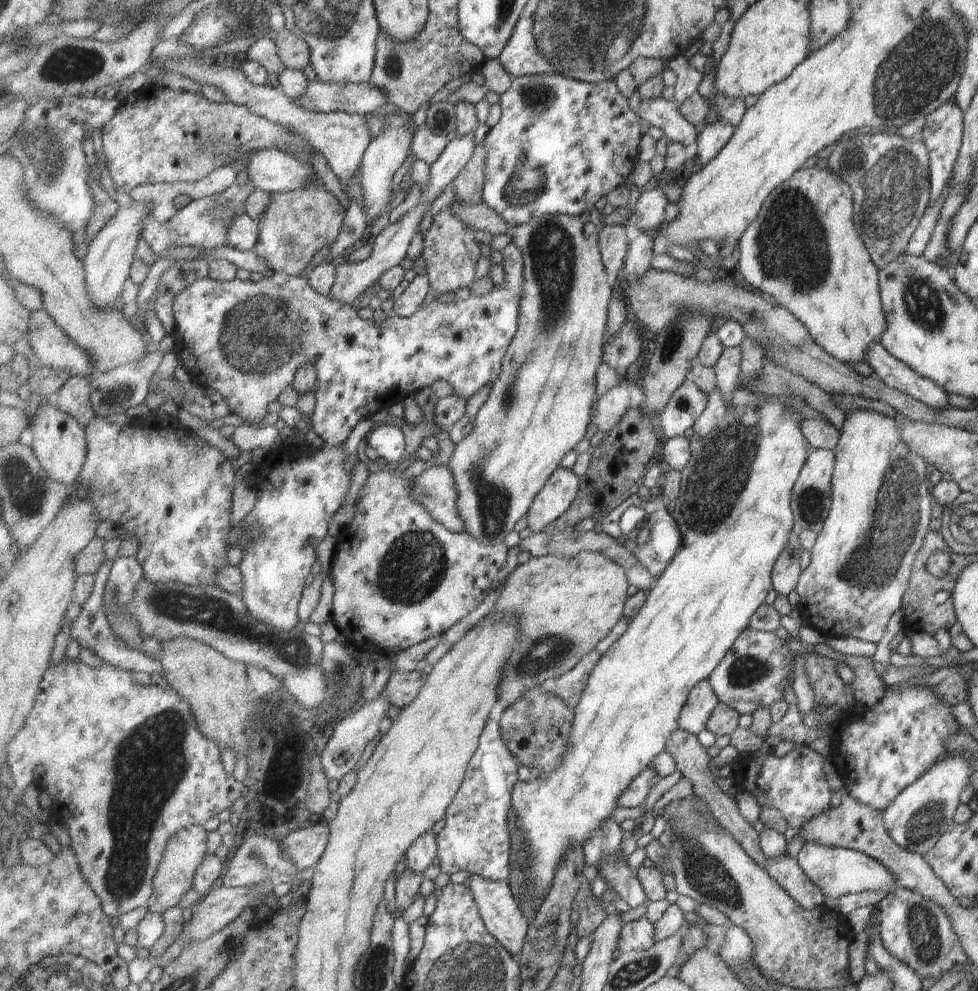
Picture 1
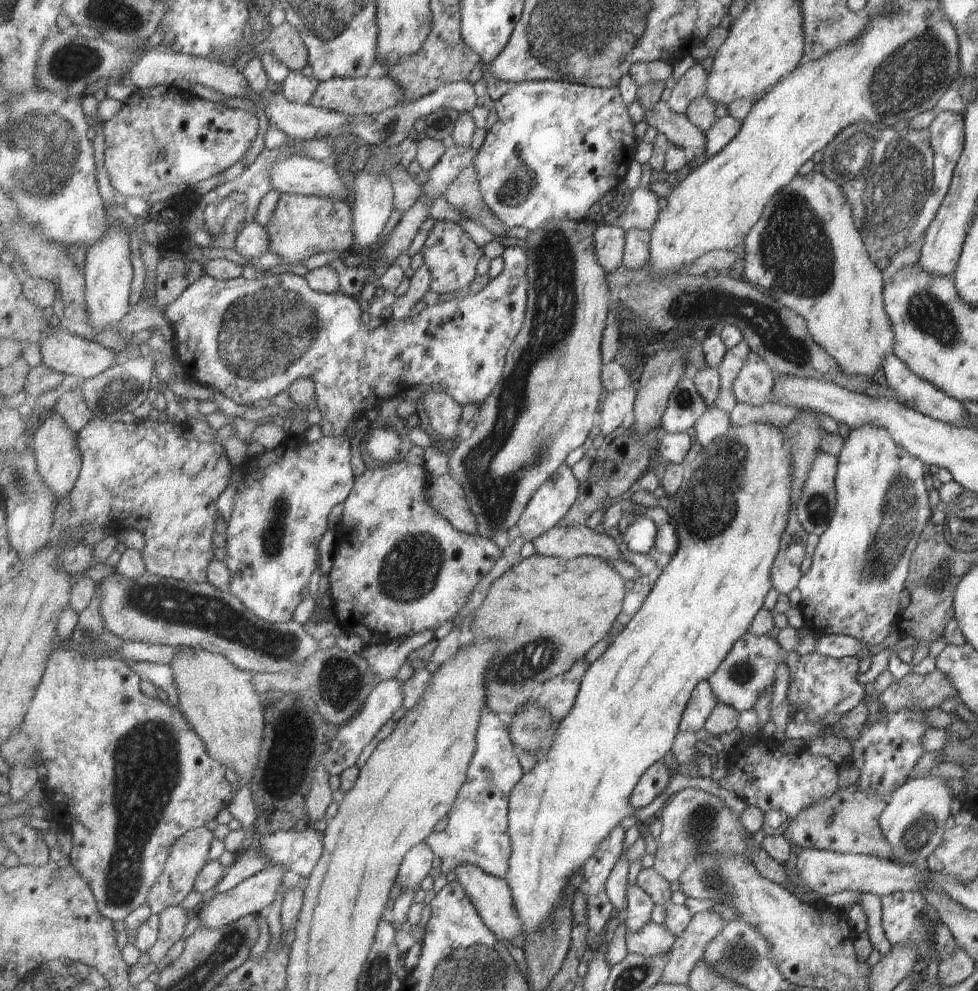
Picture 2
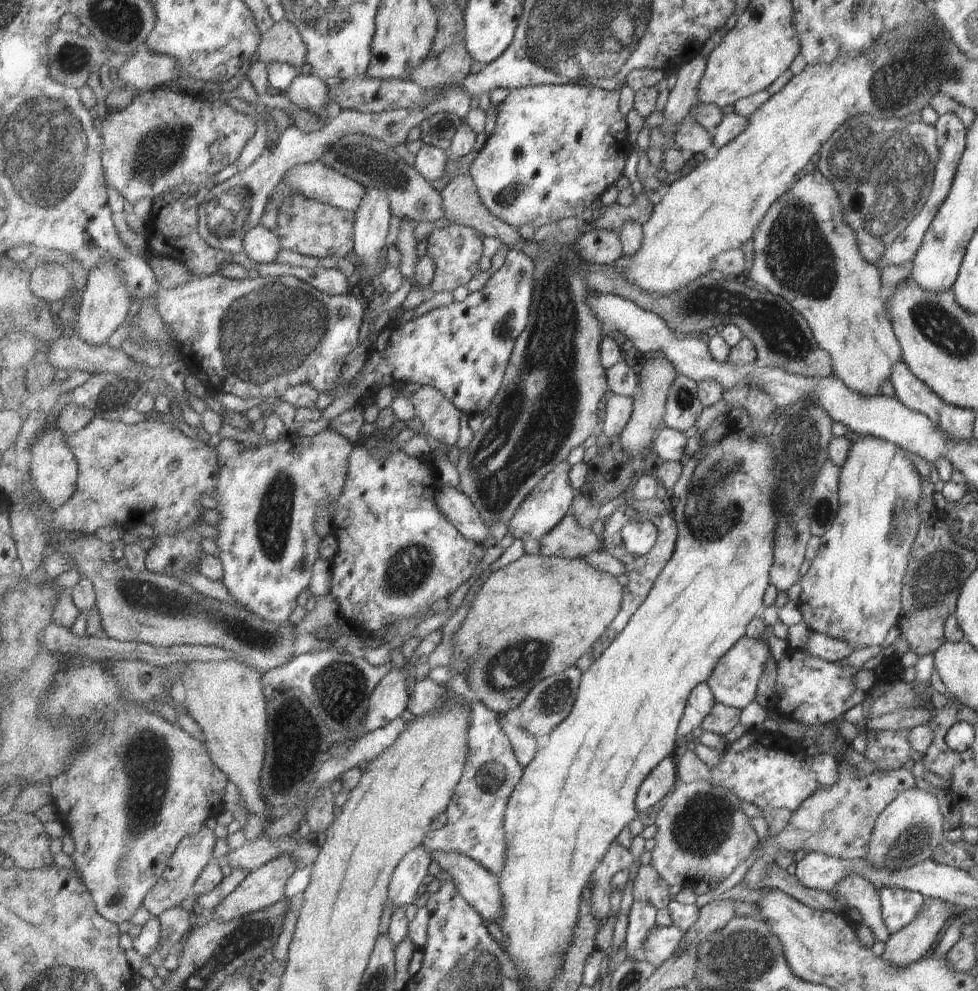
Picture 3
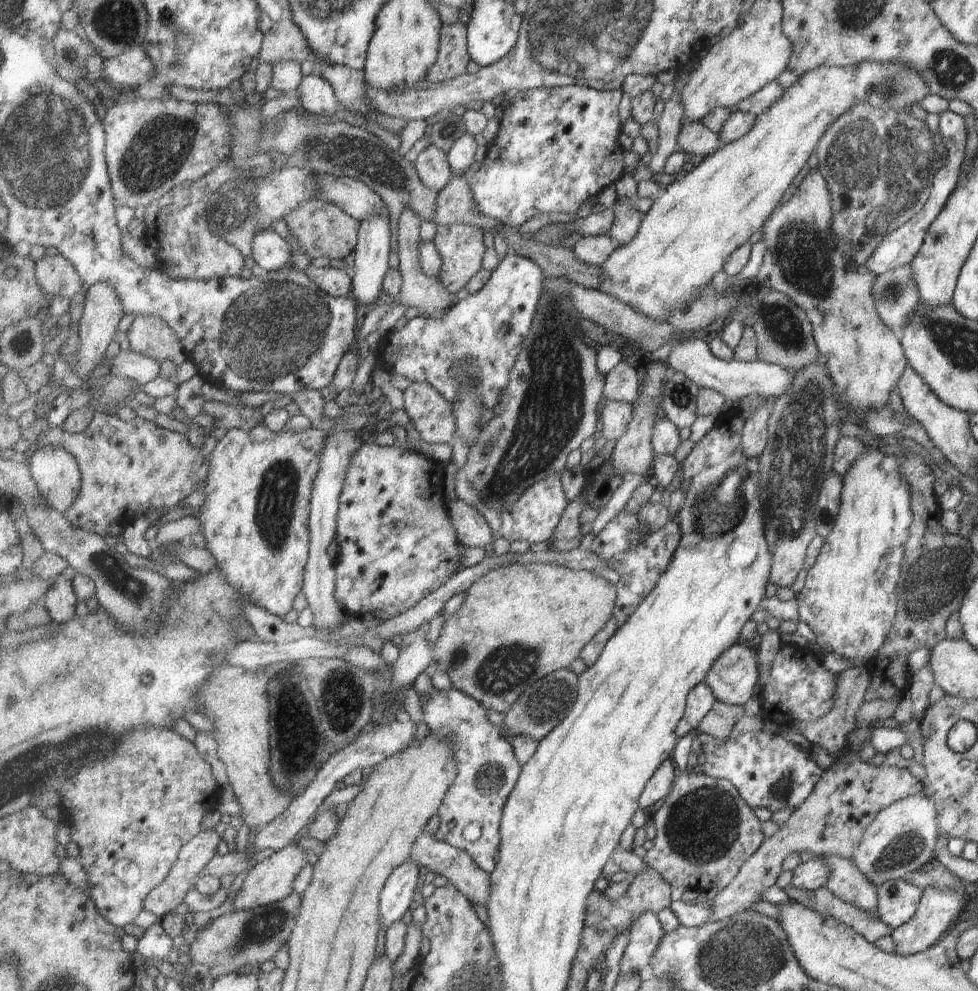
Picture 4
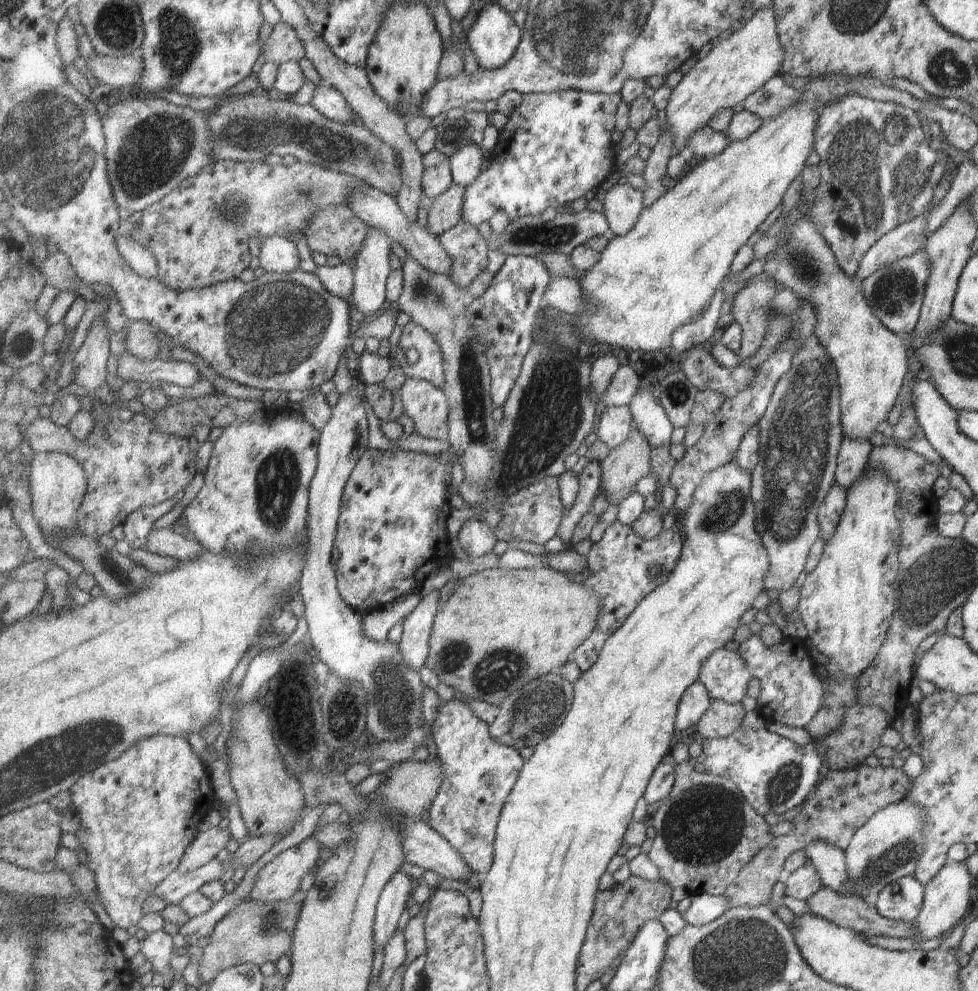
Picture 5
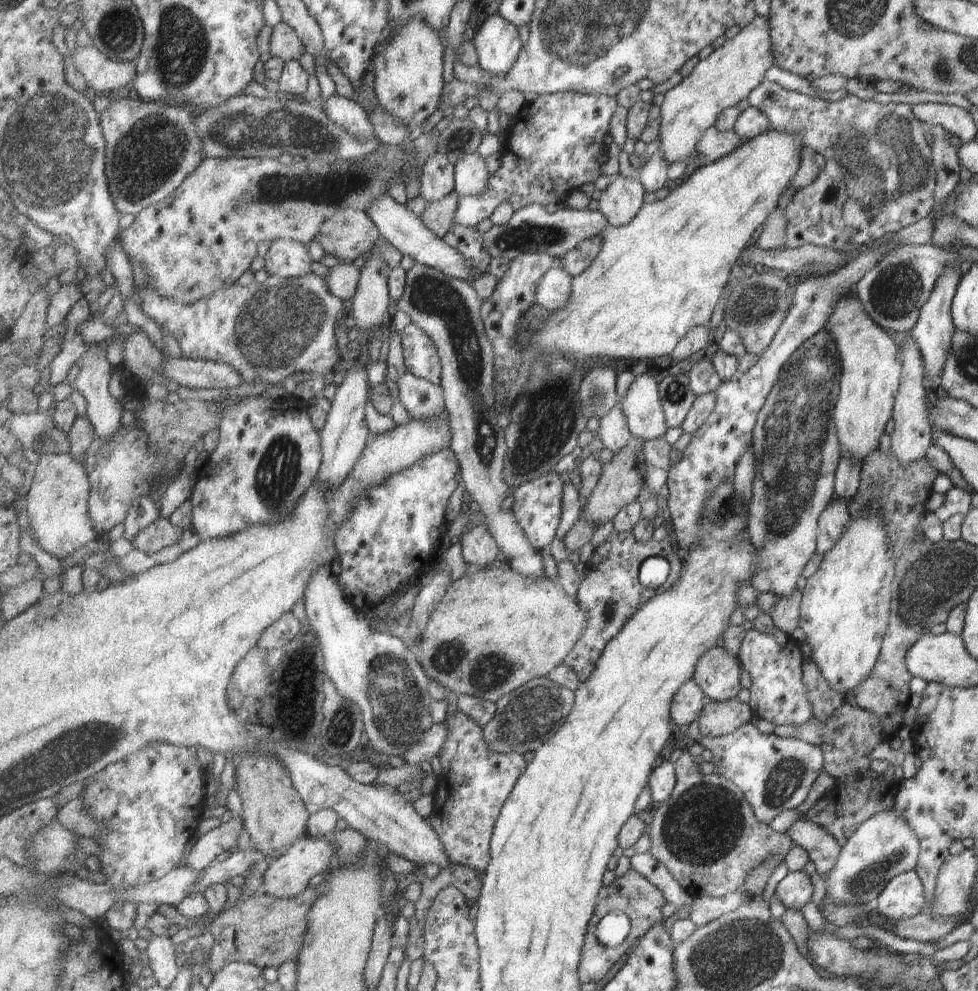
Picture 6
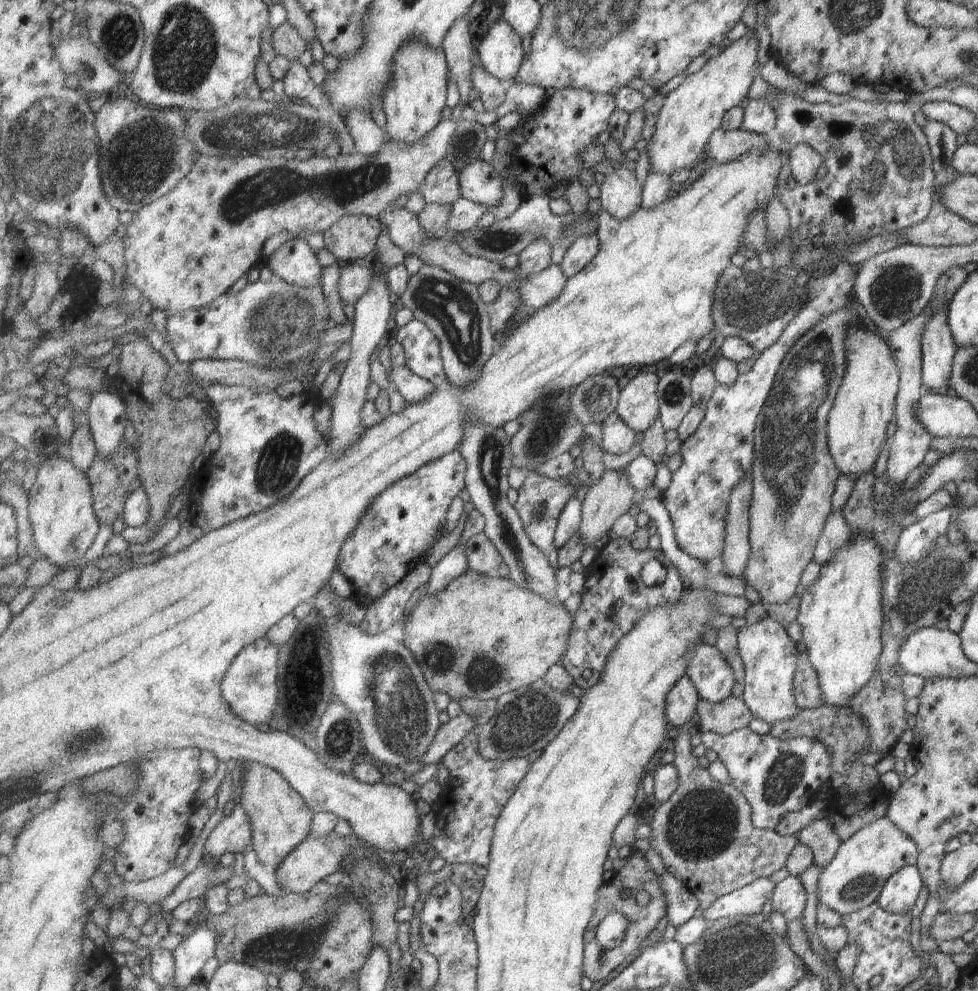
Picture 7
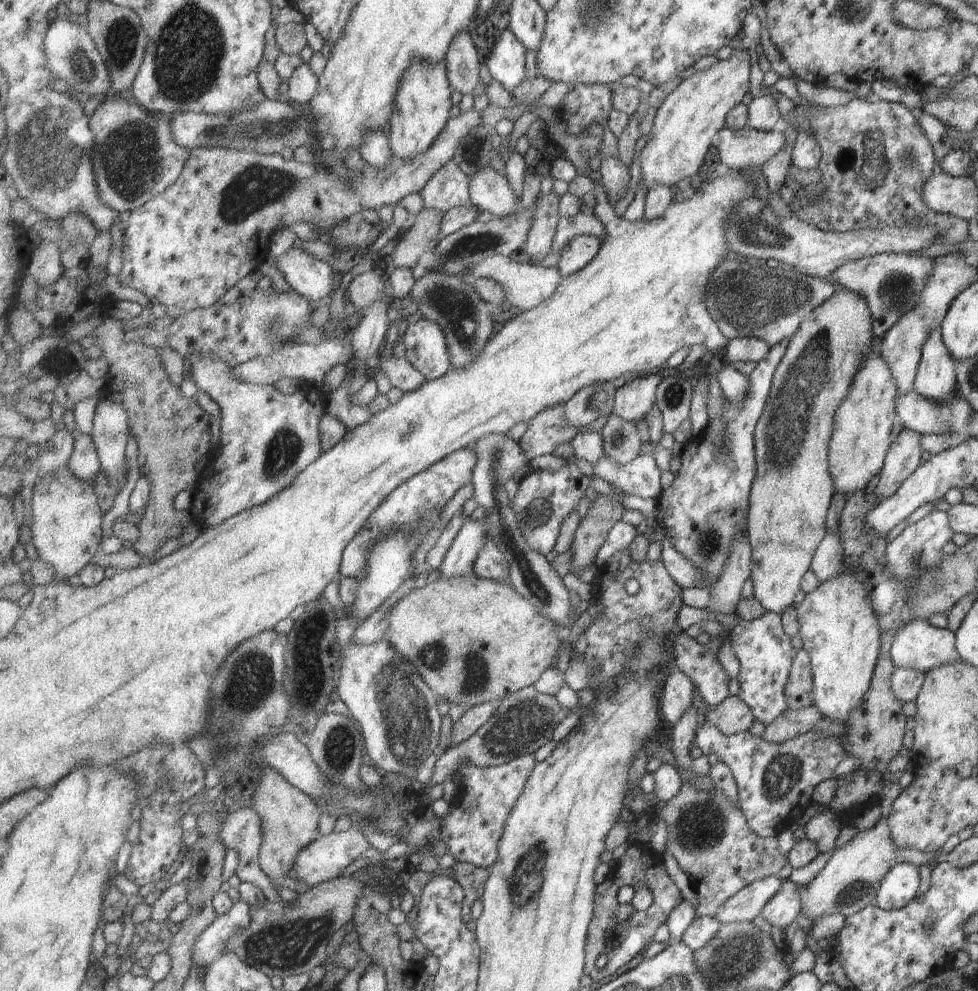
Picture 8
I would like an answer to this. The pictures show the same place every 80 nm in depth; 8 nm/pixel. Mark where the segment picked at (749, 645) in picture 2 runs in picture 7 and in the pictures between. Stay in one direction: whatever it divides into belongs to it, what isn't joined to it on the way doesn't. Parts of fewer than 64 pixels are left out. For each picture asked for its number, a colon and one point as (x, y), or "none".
3: (735, 682)
4: (733, 679)
5: (726, 674)
6: (718, 672)
7: (714, 677)

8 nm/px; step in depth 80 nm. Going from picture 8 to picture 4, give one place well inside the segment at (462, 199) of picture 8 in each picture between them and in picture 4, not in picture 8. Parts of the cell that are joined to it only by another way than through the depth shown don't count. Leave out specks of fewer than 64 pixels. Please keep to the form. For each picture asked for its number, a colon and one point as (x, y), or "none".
4: (432, 164)
5: (438, 177)
6: (438, 180)
7: (442, 185)

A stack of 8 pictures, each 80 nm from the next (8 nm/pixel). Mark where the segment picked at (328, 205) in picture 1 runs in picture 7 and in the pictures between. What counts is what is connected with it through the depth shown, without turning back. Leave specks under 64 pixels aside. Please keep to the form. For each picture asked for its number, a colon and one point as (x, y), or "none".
2: (301, 226)
3: (309, 227)
4: (322, 229)
5: (336, 230)
6: (349, 234)
7: (353, 237)

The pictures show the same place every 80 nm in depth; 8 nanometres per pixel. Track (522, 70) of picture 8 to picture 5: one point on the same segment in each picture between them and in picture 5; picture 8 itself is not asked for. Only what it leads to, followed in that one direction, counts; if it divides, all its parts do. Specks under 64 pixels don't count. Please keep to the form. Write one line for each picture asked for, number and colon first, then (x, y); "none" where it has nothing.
5: (494, 37)
6: (498, 44)
7: (501, 53)

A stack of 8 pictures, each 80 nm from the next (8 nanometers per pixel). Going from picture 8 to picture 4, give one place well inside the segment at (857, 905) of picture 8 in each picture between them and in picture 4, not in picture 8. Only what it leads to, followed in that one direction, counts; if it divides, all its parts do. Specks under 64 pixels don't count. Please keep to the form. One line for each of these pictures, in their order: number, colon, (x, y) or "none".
4: (901, 837)
5: (887, 847)
6: (883, 846)
7: (852, 880)

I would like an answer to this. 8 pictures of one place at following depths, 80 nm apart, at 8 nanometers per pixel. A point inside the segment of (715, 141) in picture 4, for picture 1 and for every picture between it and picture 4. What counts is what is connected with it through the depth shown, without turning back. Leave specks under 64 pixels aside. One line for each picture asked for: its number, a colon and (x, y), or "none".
1: (664, 114)
2: (680, 131)
3: (691, 136)

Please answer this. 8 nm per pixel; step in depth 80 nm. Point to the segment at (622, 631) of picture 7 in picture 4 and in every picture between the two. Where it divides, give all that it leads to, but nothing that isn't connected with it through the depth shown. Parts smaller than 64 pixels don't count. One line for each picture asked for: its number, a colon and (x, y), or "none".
4: (640, 567)
5: (623, 561)
6: (611, 591)

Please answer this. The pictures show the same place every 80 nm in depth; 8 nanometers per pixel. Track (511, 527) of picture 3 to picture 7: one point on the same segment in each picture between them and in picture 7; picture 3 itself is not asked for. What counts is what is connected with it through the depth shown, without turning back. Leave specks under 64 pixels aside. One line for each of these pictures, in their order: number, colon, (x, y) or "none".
4: (535, 517)
5: (534, 514)
6: (537, 505)
7: (541, 500)

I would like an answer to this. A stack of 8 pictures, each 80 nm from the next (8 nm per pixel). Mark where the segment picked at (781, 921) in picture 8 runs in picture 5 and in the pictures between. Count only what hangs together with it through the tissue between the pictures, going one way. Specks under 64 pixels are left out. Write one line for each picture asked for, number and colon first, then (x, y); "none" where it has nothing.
5: (802, 883)
6: (794, 890)
7: (788, 897)

